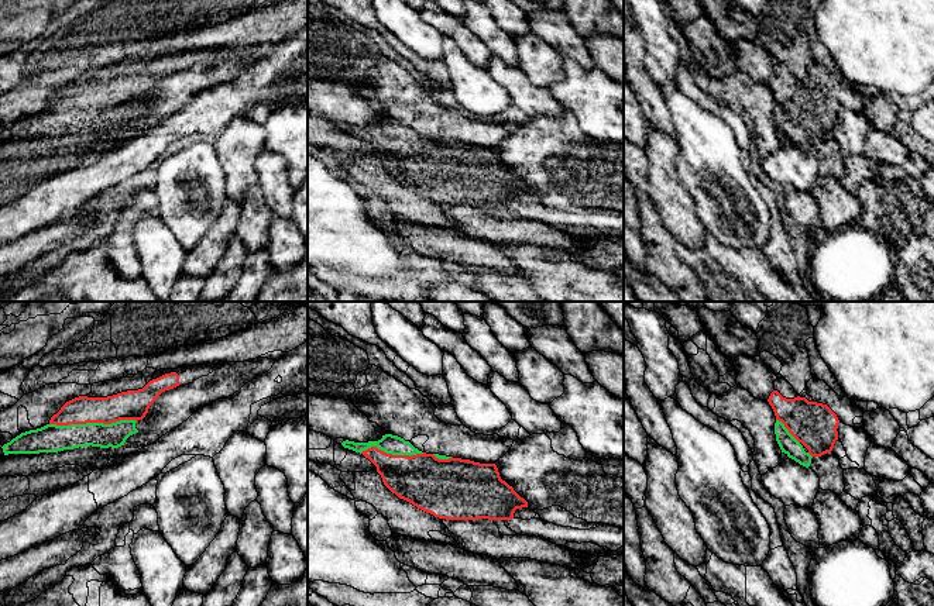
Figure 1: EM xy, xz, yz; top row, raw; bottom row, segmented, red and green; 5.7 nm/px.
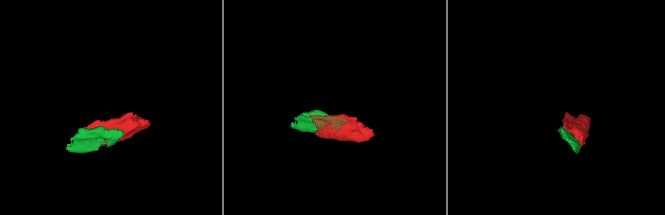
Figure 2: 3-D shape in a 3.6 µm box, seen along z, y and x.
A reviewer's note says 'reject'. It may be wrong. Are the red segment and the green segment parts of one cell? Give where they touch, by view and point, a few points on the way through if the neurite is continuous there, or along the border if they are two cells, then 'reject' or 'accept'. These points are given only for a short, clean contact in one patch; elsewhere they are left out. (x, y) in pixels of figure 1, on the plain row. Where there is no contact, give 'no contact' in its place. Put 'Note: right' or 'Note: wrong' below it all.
contact xy (92, 106); accept
Note: wrong

